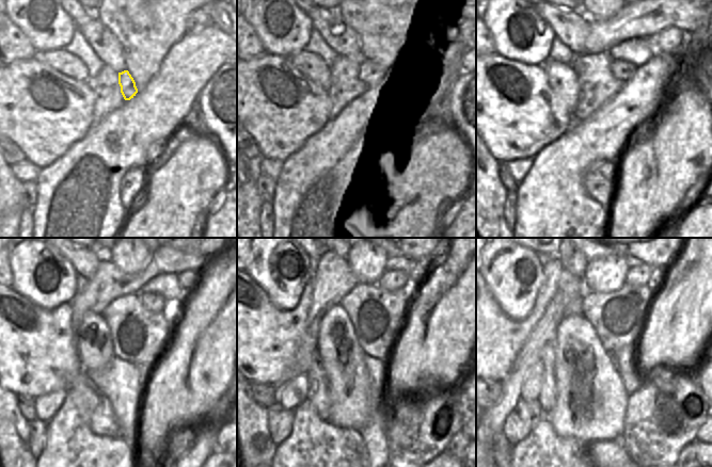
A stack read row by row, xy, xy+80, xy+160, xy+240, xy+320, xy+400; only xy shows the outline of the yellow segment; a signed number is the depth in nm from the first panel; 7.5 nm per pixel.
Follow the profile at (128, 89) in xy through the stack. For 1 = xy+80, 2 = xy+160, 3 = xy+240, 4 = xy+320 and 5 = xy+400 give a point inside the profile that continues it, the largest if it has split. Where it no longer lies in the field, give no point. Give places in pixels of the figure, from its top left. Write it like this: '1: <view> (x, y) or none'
1: xy+80 (370, 76)
2: xy+160 (622, 70)
3: xy+240 (154, 303)
4: xy+320 (391, 280)
5: xy+400 (643, 275)

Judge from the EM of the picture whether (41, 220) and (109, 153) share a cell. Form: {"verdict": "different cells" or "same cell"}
{"verdict": "same cell"}

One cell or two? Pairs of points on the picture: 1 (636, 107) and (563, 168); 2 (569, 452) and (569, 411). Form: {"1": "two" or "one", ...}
{"1": "one", "2": "two"}

